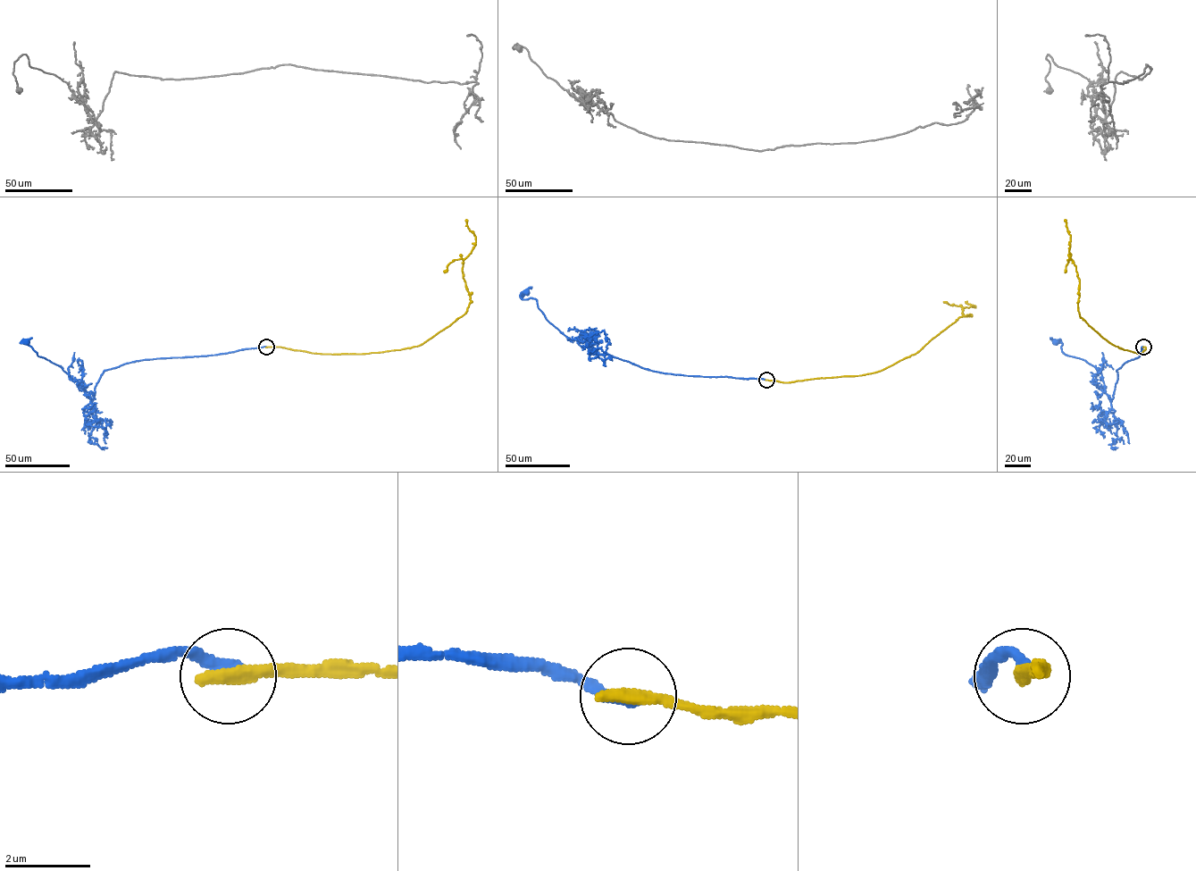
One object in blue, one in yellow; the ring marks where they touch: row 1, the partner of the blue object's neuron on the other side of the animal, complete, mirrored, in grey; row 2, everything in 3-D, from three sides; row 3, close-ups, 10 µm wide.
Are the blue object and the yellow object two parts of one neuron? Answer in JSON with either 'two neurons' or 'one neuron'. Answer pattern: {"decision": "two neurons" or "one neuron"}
{"decision": "two neurons"}

